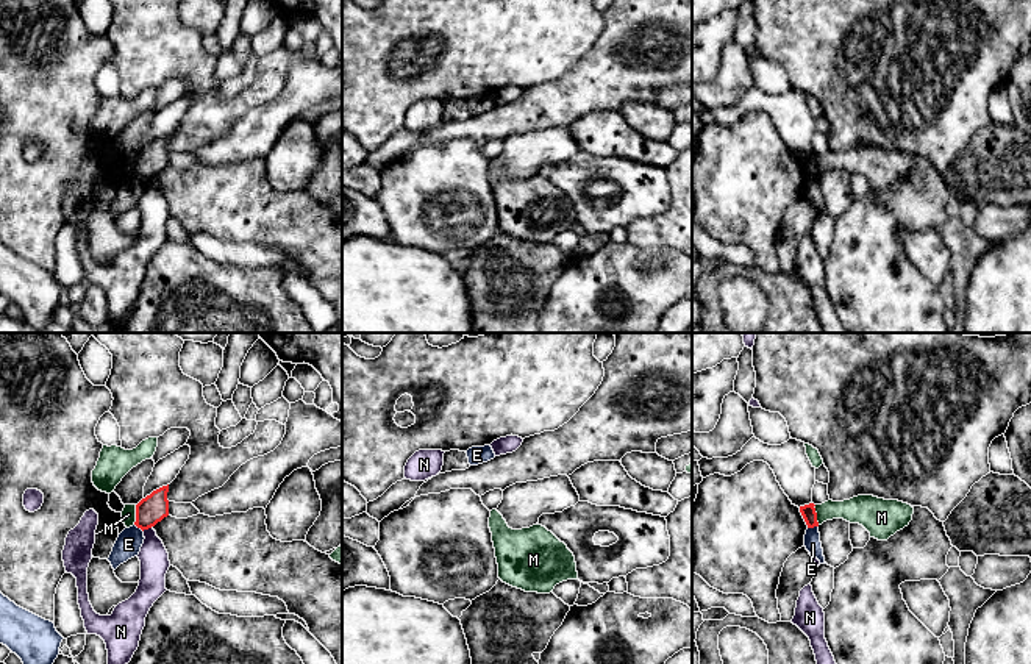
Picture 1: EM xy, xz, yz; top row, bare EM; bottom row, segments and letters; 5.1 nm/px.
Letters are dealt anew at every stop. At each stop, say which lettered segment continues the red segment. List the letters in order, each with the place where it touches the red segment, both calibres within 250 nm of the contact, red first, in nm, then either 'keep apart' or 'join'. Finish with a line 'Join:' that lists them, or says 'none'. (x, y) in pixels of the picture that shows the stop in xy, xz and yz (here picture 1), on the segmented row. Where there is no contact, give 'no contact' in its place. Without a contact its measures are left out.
E: yz (813, 527) | 80/90 nm | keep apart
M: xy (136, 514) | 150/80 nm | keep apart
N: xy (147, 528) | 150/150 nm | keep apart
Join: none

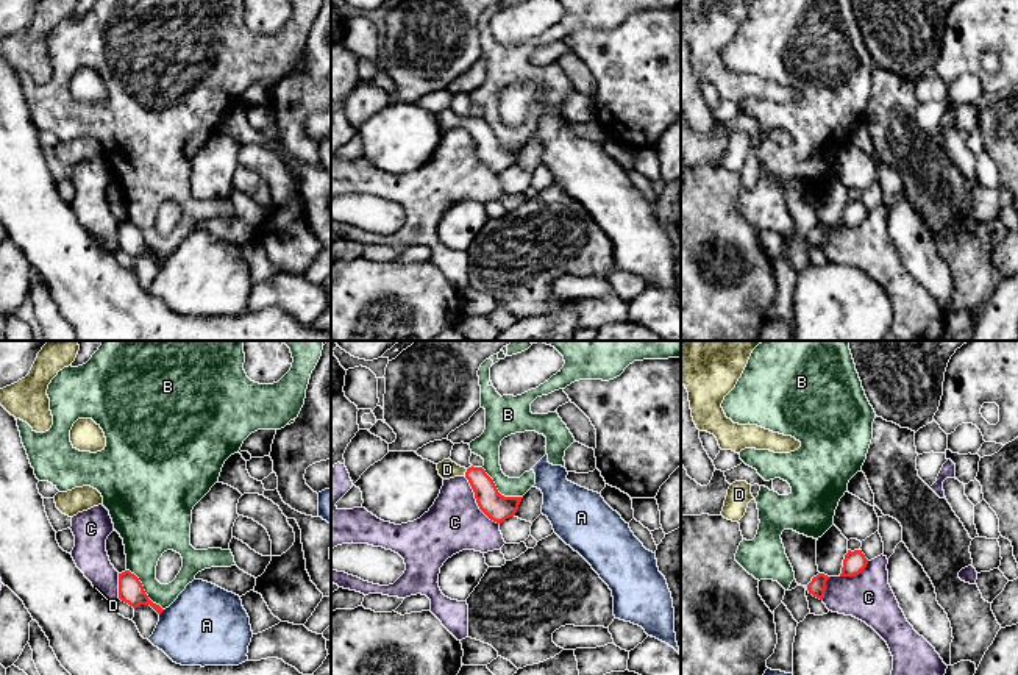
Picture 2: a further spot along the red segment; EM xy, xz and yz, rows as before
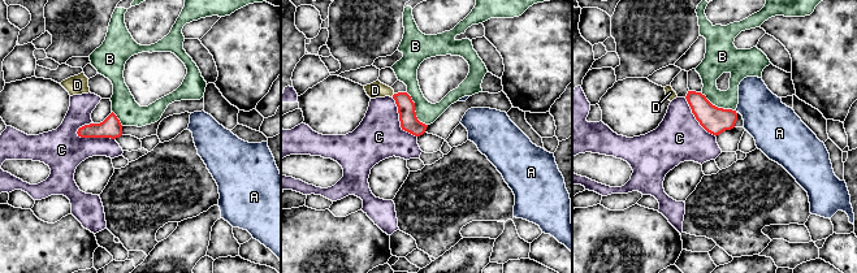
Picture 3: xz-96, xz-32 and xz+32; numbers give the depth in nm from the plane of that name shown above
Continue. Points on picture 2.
A: xy (161, 611) | 130/420 nm | keep apart
B: xz (497, 491) | 140/130 nm | keep apart
C: xz (476, 502) | 140/300 nm | keep apart
D: xz (466, 472) | 140/100 nm | join
Join: D

